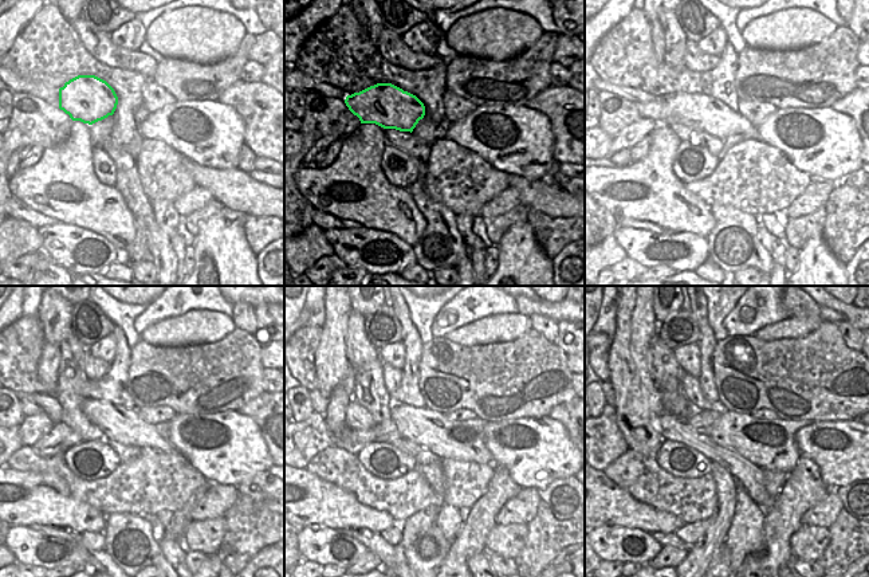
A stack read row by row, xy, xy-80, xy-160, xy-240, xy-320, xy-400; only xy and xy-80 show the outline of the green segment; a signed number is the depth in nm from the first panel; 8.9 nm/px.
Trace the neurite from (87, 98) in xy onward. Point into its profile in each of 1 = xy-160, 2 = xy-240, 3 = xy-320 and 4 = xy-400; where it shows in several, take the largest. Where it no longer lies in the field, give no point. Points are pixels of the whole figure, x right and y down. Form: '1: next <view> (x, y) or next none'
1: next xy-160 (700, 112)
2: next xy-240 (124, 427)
3: next xy-320 (461, 440)
4: next xy-400 (770, 444)

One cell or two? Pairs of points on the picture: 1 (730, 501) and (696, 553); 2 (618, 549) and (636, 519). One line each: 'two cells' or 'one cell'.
1: one cell
2: two cells

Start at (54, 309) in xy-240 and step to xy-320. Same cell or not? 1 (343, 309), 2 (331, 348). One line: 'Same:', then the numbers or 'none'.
Same: none

